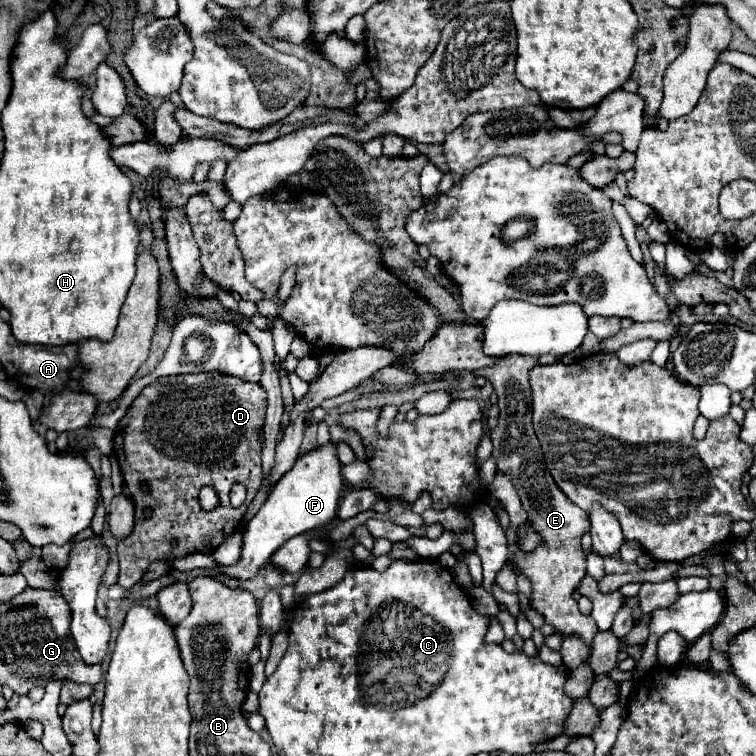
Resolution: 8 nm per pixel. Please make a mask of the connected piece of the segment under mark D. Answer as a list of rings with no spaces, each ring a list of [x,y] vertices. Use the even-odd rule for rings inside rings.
[[[201,372],[201,374],[185,374],[185,376],[165,376],[165,378],[159,378],[155,380],[153,384],[145,386],[141,390],[141,394],[133,400],[131,408],[127,410],[125,418],[121,418],[117,430],[115,430],[115,440],[113,440],[113,450],[115,450],[115,456],[117,456],[117,462],[119,462],[119,468],[121,468],[121,474],[123,474],[123,480],[125,480],[125,486],[129,488],[131,496],[133,496],[133,502],[135,502],[135,526],[133,526],[133,532],[125,538],[125,540],[119,540],[119,546],[117,546],[117,556],[119,556],[119,564],[121,564],[121,572],[119,572],[119,580],[117,584],[125,590],[133,588],[141,578],[143,574],[147,572],[149,564],[155,562],[155,560],[167,560],[167,558],[177,558],[177,556],[185,556],[185,554],[191,554],[191,552],[205,552],[205,554],[211,554],[227,536],[231,536],[255,492],[257,492],[257,486],[261,484],[261,450],[263,450],[263,418],[265,418],[265,410],[267,410],[267,394],[265,390],[255,384],[255,382],[243,382],[243,380],[237,380],[235,376],[227,376],[227,374],[209,374],[209,372]],[[139,480],[141,482],[147,482],[149,486],[149,492],[141,492],[139,490]],[[235,482],[241,482],[245,488],[247,488],[247,498],[245,502],[239,506],[239,508],[231,508],[229,504],[229,490],[231,490],[231,484]],[[205,486],[211,486],[215,492],[217,492],[217,498],[219,498],[219,504],[213,508],[213,510],[203,510],[201,504],[199,504],[199,490],[205,488]]]

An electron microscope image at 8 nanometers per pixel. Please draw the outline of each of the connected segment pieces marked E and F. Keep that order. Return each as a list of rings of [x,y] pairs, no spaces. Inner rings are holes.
[[[505,356],[491,368],[481,368],[475,374],[485,376],[491,380],[497,396],[499,396],[499,418],[497,426],[491,430],[493,440],[493,460],[497,462],[497,472],[511,478],[523,510],[527,512],[527,524],[541,536],[541,544],[531,550],[523,552],[517,550],[513,564],[505,564],[499,570],[495,582],[507,592],[517,594],[517,574],[529,578],[533,596],[531,608],[545,616],[545,622],[555,626],[559,634],[579,634],[587,646],[591,646],[593,636],[599,632],[597,624],[591,616],[579,612],[577,602],[573,600],[573,590],[579,586],[585,572],[585,554],[581,550],[581,536],[589,532],[589,518],[587,514],[577,508],[563,492],[557,488],[555,480],[551,478],[539,440],[533,432],[531,422],[531,388],[527,372],[537,364],[535,356]]]
[[[333,442],[317,446],[315,450],[299,456],[295,466],[289,472],[285,472],[285,476],[271,488],[259,512],[247,522],[241,560],[235,566],[223,568],[223,572],[237,578],[251,578],[261,566],[269,562],[271,554],[283,542],[287,542],[293,536],[329,526],[337,514],[341,486],[343,486],[343,464],[337,456],[337,446]]]

